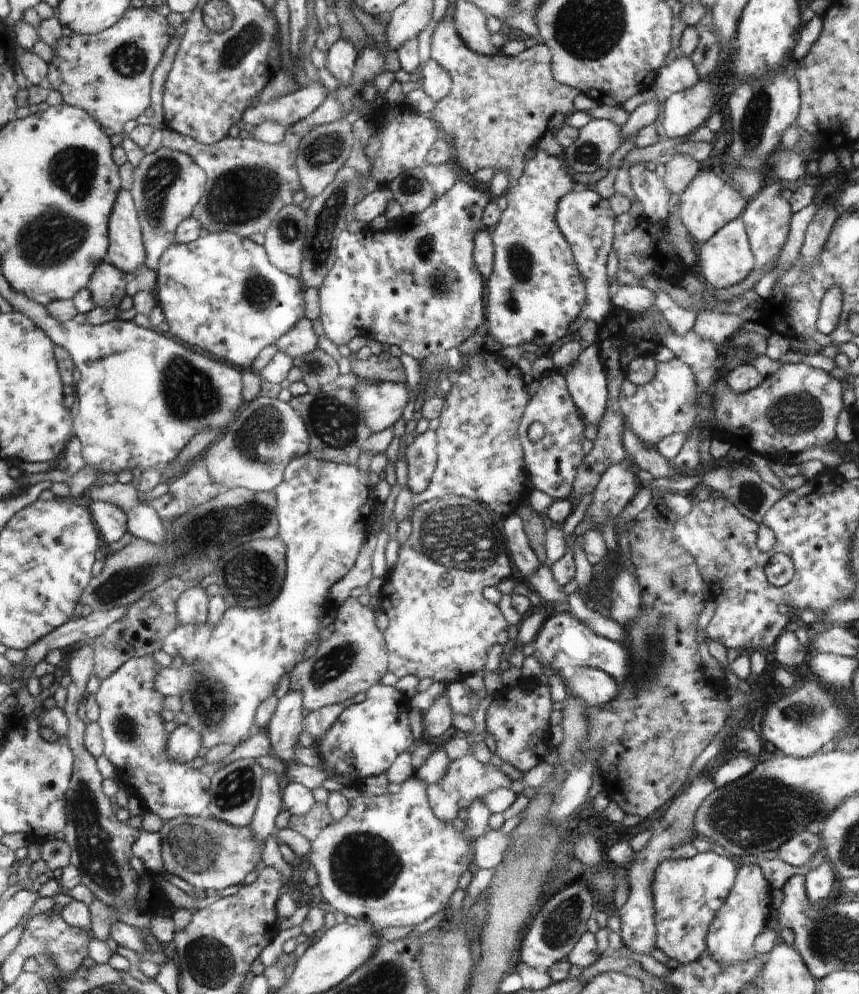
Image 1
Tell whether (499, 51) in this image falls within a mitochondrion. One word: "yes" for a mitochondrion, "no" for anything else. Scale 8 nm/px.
no

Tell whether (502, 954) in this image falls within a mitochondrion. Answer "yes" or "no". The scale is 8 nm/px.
no

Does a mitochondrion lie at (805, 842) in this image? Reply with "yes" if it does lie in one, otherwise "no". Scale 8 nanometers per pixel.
yes

